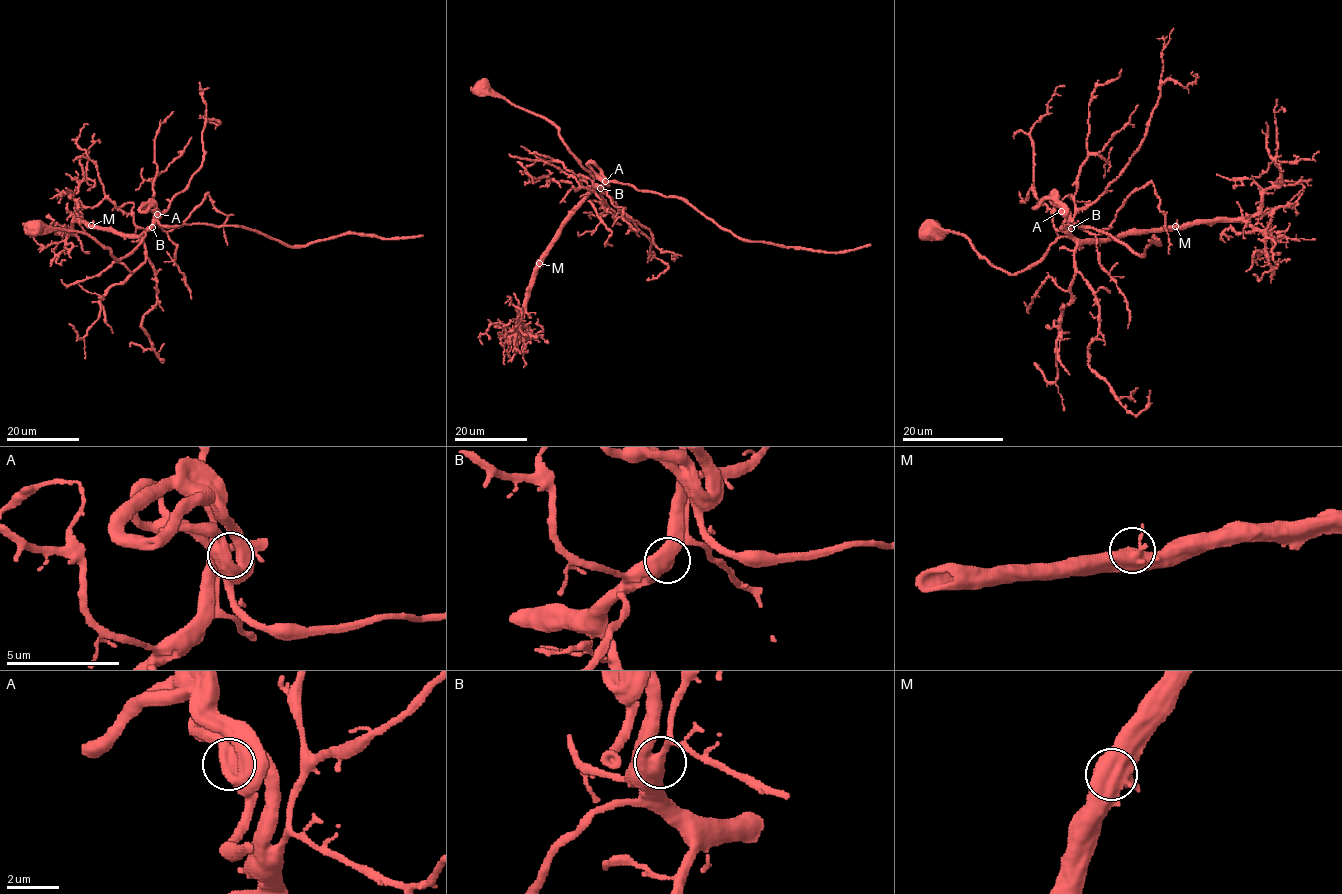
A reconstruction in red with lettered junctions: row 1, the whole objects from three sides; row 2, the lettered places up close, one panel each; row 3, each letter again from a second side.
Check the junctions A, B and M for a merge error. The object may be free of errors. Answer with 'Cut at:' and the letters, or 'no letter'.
Cut at: no letter

